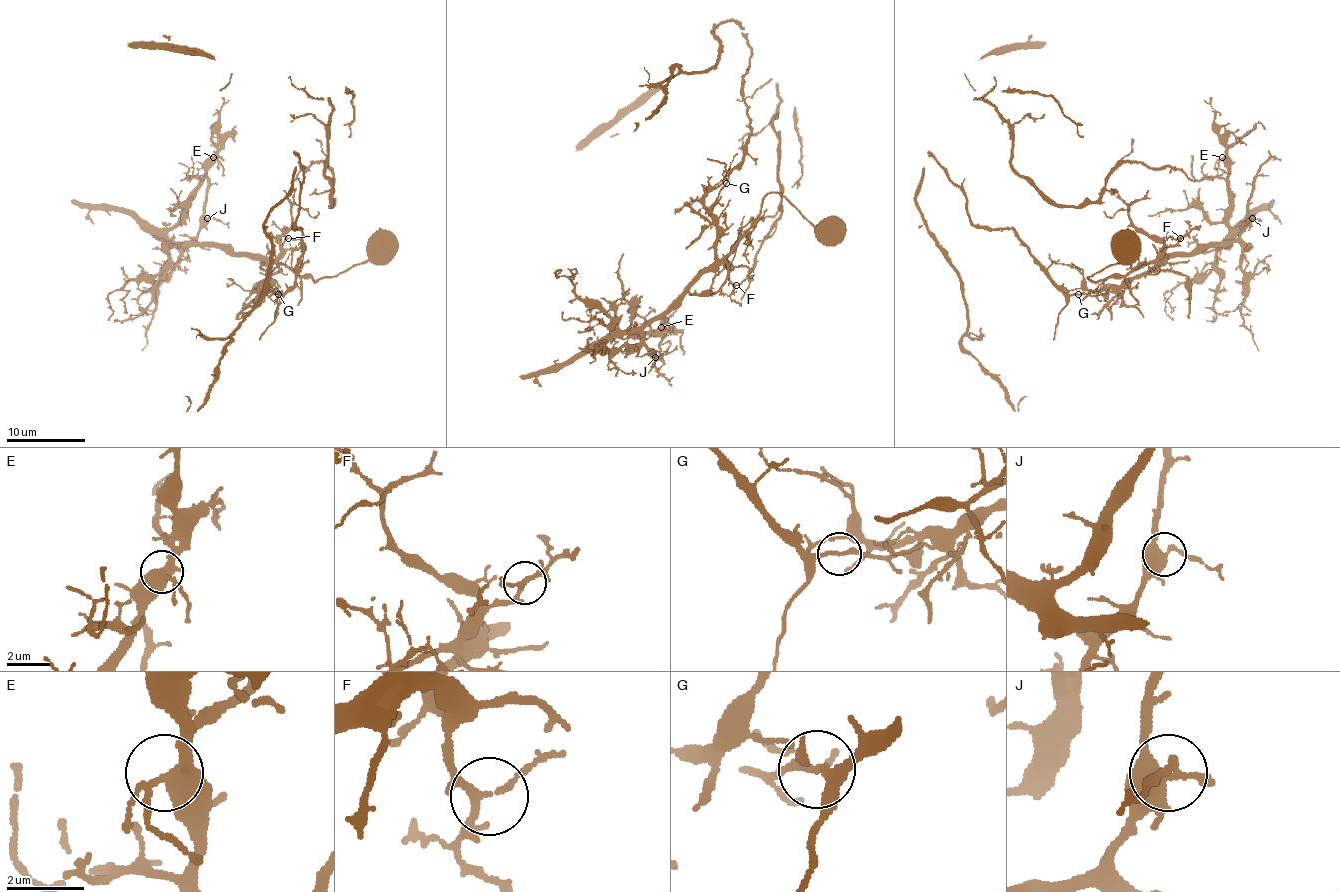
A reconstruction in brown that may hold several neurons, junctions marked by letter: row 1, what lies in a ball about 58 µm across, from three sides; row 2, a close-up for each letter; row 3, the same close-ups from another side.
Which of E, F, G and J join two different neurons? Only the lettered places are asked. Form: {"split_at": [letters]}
{"split_at": ["G"]}

